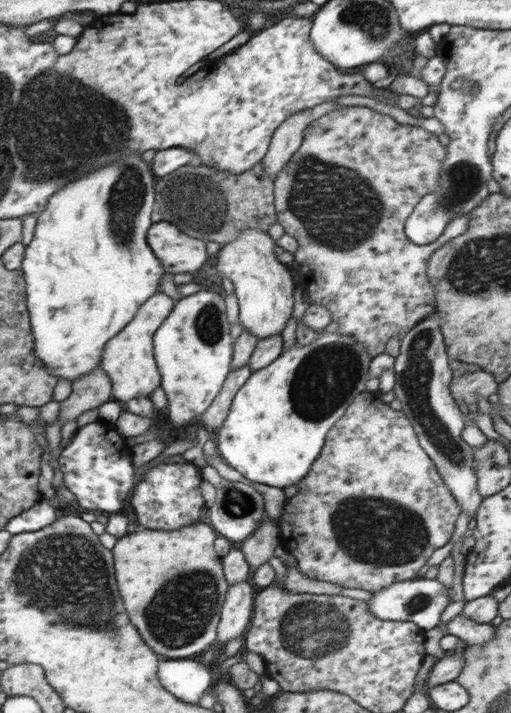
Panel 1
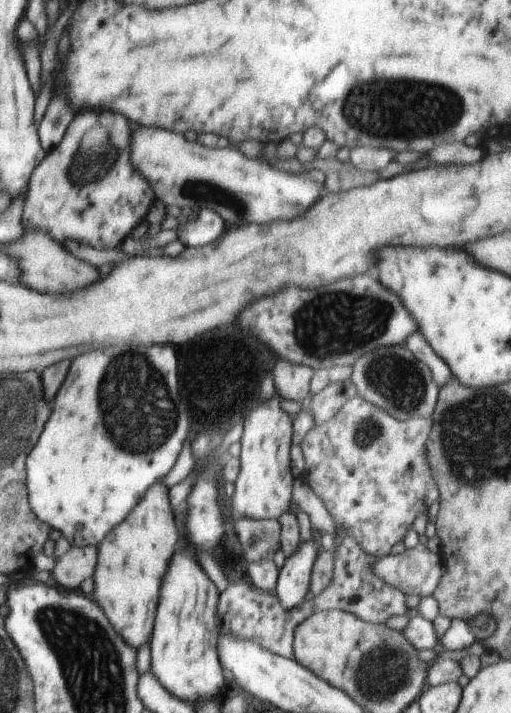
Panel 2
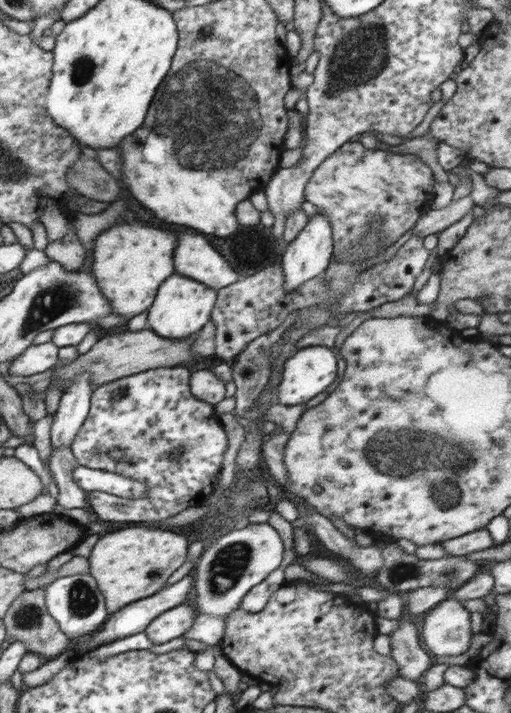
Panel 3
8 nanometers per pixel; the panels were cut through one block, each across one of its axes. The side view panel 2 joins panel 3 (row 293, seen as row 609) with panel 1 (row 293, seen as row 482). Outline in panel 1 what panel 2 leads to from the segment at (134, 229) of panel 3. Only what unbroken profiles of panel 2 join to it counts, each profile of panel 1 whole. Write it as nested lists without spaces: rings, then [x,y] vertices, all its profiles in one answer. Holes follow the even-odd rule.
[[[158,291],[150,296],[150,300],[146,300],[146,304],[141,305],[142,312],[138,312],[138,316],[134,315],[134,324],[130,324],[126,332],[114,336],[114,340],[110,340],[110,348],[106,348],[106,356],[102,356],[102,370],[111,379],[112,399],[122,404],[138,397],[149,398],[160,386],[160,374],[152,354],[152,334],[172,312],[174,300]]]

